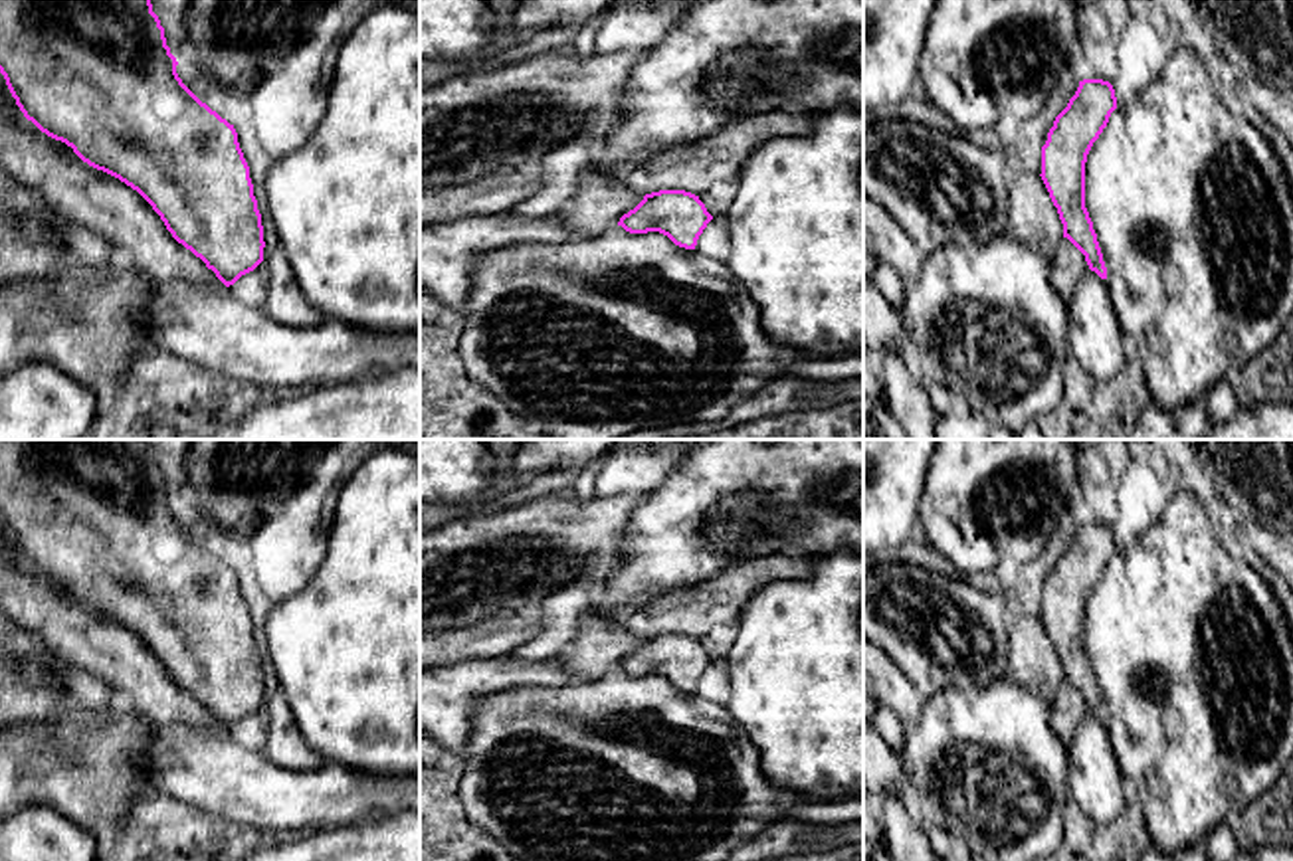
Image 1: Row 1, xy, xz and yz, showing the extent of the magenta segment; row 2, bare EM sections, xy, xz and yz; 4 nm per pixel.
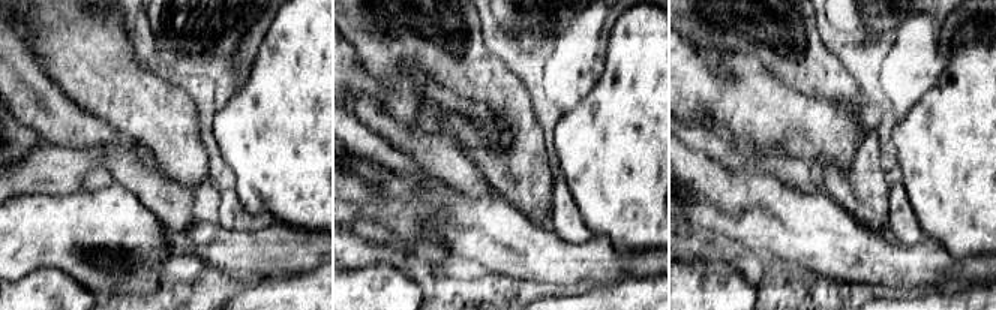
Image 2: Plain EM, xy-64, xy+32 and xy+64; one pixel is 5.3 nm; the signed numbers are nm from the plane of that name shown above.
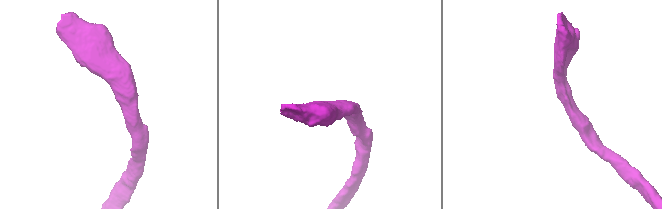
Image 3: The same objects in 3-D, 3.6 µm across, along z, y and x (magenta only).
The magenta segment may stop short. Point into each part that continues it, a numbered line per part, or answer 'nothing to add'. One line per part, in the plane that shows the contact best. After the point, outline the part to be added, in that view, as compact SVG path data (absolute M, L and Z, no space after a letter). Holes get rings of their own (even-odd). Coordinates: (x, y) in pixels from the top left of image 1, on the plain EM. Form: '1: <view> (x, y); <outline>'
1: xy (64, 626); M12 536L14 560L0 560L0 610L34 643L111 685L119 699L160 726L190 726L226 734L206 707L178 687L152 649L119 622L63 598L57 584L24 560Z

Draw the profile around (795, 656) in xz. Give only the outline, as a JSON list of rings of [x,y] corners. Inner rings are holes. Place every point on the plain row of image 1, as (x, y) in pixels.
[[[863,550],[816,554],[808,578],[762,586],[725,637],[725,661],[731,679],[725,707],[760,750],[760,768],[770,782],[808,802],[863,796]]]

